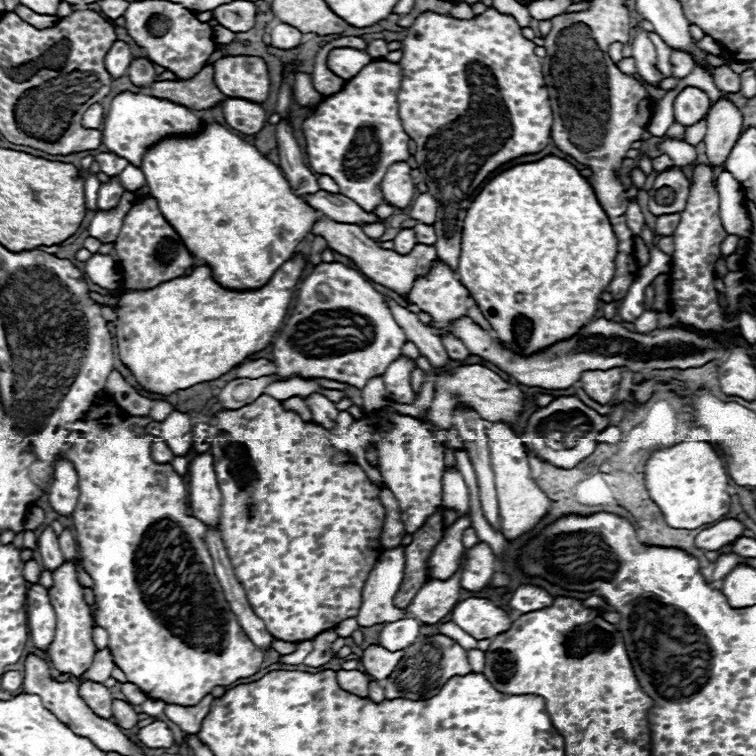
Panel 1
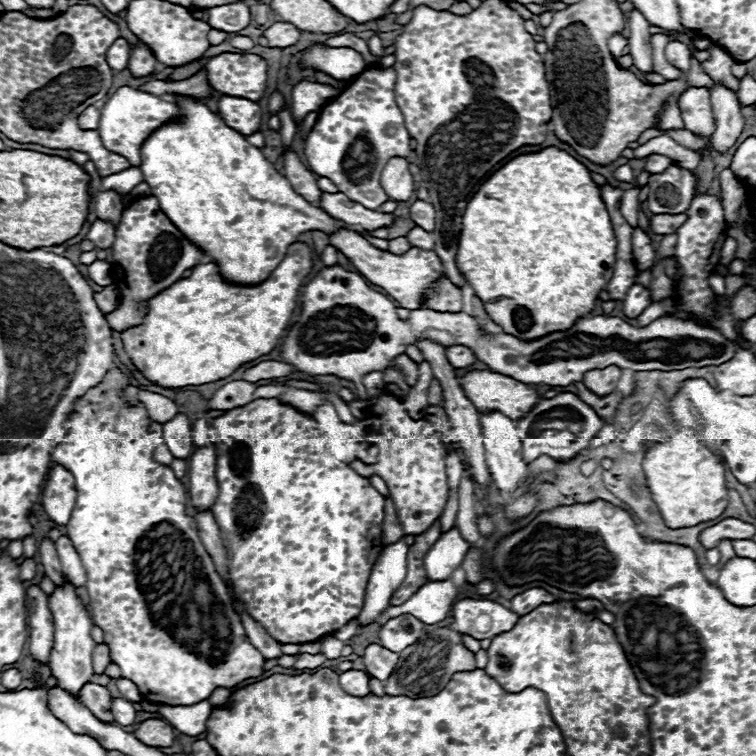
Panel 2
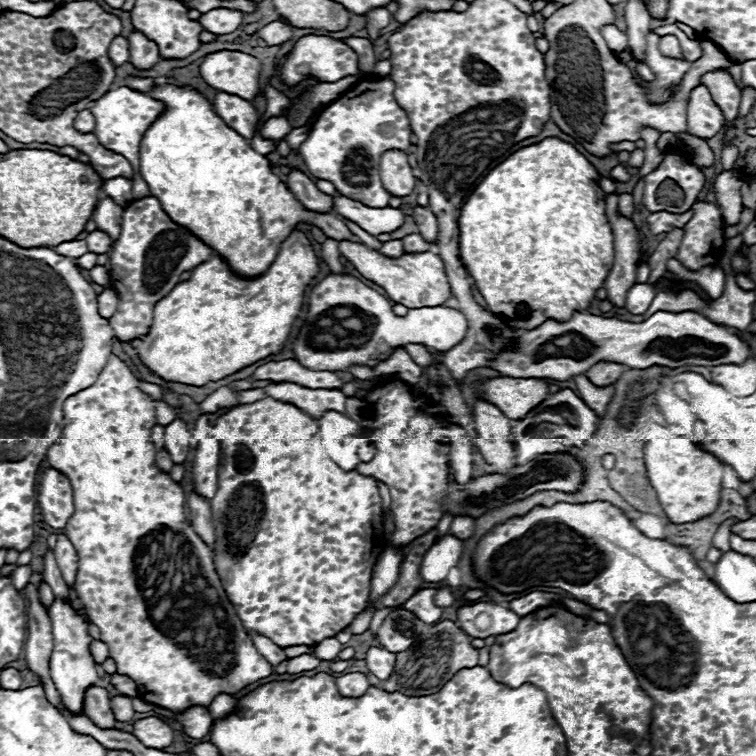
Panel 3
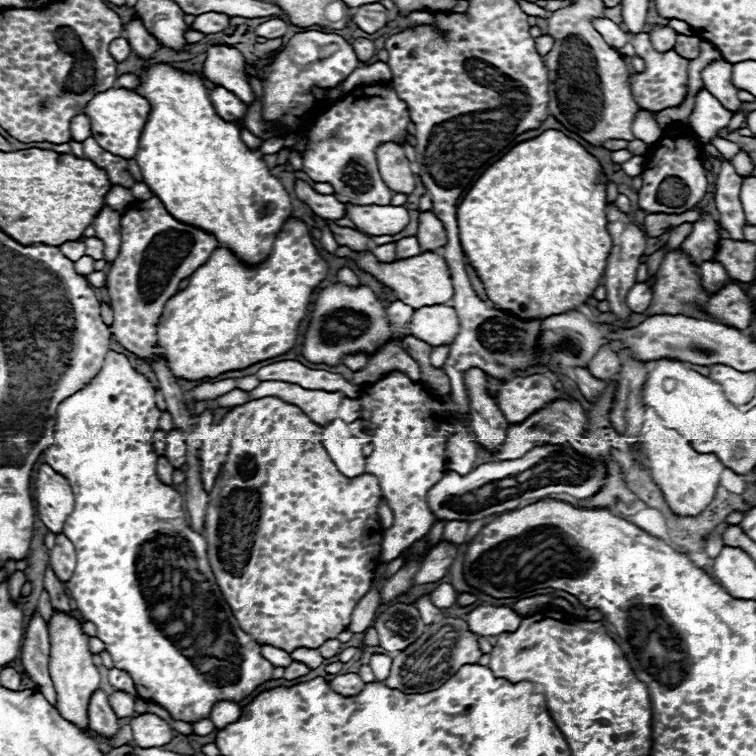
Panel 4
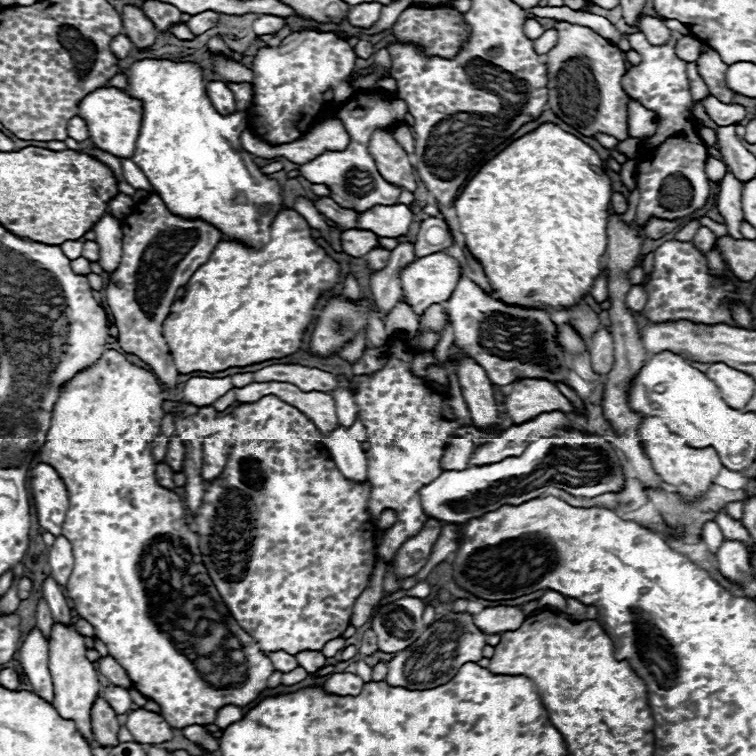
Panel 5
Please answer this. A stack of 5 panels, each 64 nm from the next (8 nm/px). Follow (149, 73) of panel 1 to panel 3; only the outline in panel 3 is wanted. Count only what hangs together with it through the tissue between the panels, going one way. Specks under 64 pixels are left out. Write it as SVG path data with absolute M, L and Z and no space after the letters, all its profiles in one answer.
M138 30L132 32L128 42L130 42L130 64L134 68L150 70L160 60L158 46L148 38L144 38L144 34L140 34Z

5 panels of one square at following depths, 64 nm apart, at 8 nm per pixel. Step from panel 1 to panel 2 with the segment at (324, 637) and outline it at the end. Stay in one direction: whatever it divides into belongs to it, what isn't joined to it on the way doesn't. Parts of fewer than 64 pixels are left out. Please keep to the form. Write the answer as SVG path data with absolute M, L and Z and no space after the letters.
M318 652L318 654L302 654L300 660L294 664L294 668L318 668L318 666L322 666L326 660L328 660L328 658L326 658L322 652Z

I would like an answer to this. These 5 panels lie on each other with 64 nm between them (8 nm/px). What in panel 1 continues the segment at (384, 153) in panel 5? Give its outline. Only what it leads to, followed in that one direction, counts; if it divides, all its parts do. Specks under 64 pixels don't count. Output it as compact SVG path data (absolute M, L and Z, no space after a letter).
M406 162L392 164L386 172L386 176L382 178L380 188L382 188L386 204L406 210L412 204L414 192L416 192L414 180L410 176L410 166Z

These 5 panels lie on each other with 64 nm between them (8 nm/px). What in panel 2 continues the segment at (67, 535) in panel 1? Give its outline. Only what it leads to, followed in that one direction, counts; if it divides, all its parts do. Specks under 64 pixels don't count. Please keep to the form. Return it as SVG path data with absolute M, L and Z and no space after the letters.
M60 536L56 540L56 550L58 550L58 556L60 556L60 562L62 562L62 570L64 574L68 576L68 580L74 584L74 586L84 586L86 584L86 570L82 568L82 562L80 562L80 556L72 544L72 540L68 536Z

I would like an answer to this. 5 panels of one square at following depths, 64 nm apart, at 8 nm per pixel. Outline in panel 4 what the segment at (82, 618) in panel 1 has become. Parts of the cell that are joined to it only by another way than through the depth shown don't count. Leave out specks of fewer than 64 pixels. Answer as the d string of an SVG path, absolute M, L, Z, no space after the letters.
M54 610L50 618L50 676L58 694L56 708L64 718L68 718L68 722L76 724L78 728L88 726L88 700L100 682L100 672L92 662L88 640L90 636L82 632L82 622L78 618Z

